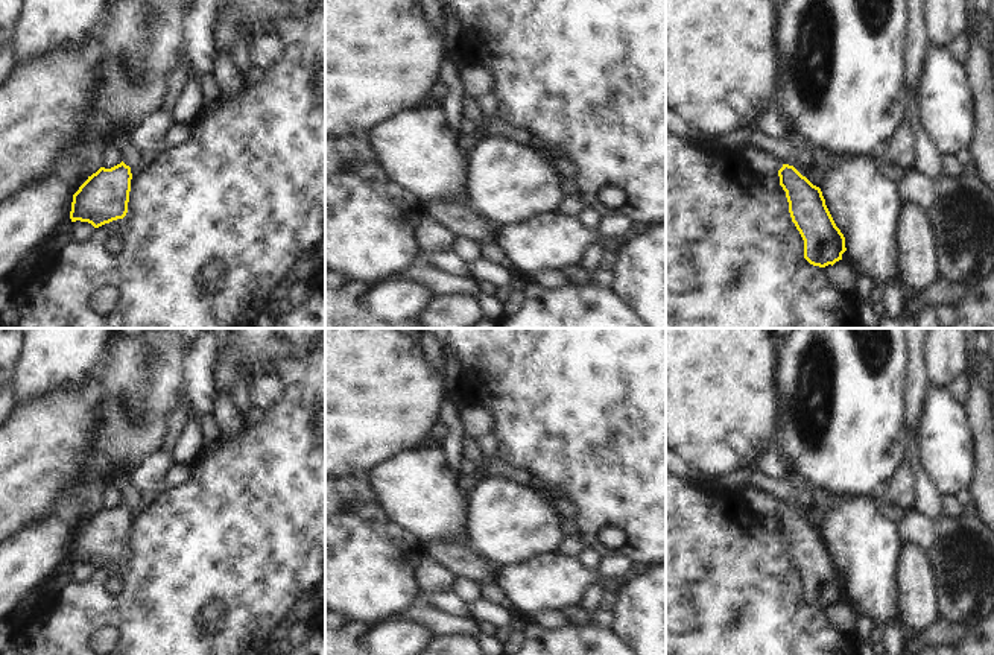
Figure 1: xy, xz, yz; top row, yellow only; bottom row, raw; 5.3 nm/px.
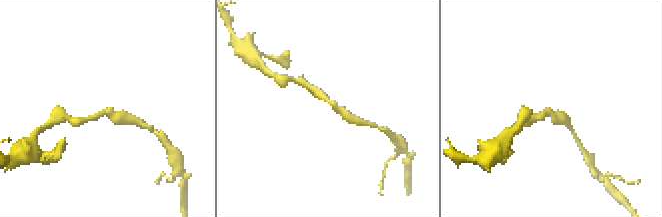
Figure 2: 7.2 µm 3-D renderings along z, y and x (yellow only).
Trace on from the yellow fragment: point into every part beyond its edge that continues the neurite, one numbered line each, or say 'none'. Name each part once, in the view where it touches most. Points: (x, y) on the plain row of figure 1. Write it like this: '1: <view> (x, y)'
1: yz (763, 503)

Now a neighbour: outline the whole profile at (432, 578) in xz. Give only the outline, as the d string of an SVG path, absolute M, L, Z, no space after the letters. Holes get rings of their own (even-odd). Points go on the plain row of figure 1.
M423 558L416 573L416 581L419 585L419 594L432 596L451 591L456 577L439 564L429 558Z

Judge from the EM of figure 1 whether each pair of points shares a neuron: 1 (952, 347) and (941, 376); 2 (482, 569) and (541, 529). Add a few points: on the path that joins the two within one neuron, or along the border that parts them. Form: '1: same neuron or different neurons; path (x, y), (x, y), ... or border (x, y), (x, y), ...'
1: same neuron; path (947, 354), (943, 368)
2: different neurons; border (468, 544), (497, 567)

